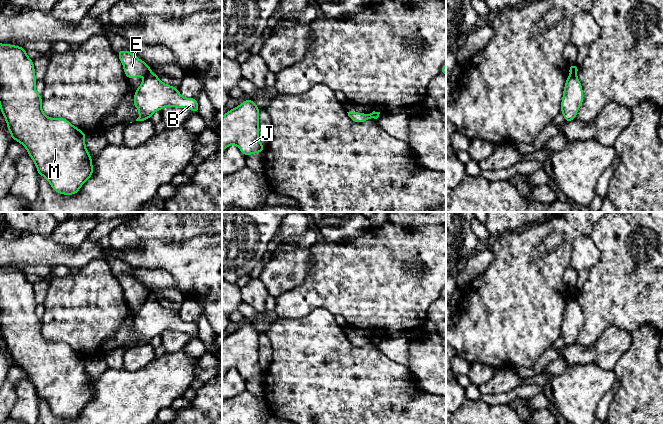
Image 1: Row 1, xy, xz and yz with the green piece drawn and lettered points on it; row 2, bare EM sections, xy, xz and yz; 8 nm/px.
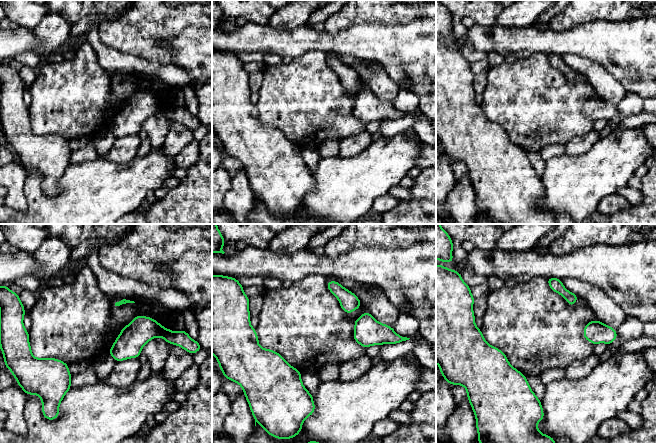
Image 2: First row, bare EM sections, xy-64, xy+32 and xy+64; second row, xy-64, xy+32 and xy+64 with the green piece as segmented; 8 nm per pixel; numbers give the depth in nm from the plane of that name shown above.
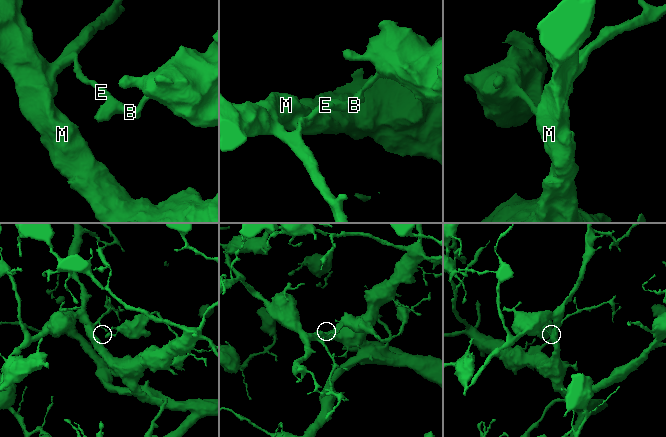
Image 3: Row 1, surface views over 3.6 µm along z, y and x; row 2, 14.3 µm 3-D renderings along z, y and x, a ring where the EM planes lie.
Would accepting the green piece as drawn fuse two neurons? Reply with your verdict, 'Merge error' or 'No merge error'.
Merge error

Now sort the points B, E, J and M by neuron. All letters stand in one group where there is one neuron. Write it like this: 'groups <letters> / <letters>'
groups B / E J M

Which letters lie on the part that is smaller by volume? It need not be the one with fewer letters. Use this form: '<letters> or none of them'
B

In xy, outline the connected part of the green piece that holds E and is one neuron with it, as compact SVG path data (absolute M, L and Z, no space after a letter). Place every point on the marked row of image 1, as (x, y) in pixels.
M120 50L117 52L117 55L123 64L124 73L128 79L146 76L151 72L150 66L131 51Z

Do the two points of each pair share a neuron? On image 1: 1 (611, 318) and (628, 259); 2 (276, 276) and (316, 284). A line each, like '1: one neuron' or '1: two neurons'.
1: one neuron
2: two neurons

